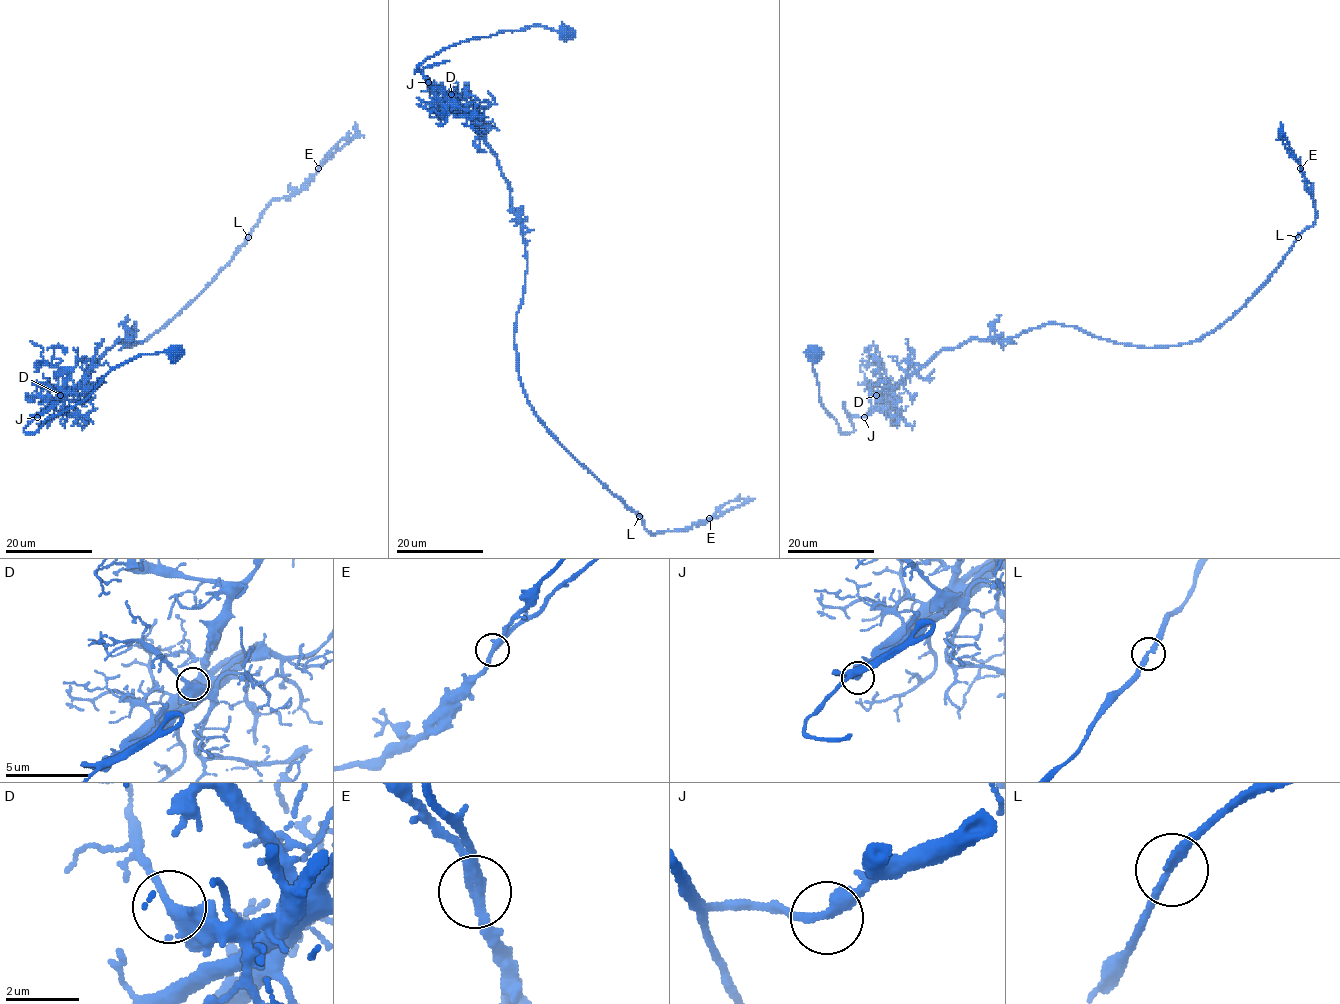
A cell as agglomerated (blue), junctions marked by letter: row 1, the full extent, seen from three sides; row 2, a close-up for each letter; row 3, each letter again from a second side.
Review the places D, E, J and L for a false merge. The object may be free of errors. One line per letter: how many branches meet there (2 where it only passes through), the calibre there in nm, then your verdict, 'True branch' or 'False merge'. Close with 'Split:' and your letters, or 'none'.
D: Branches: 2. Thickness 480 nm. True branch
E: Branches: 2. Thickness 280 nm. True branch
J: Branches: 2. Thickness 360 nm. True branch
L: Branches: 2. Thickness 240 nm. True branch
Split: none

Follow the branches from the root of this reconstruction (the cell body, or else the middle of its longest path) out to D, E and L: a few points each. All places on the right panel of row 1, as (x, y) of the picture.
D: (813, 355), (807, 355), (819, 400), (842, 433), (854, 430), (850, 417), (866, 416), (879, 402), (876, 395)
E: (813, 355), (852, 433), (972, 338), (1056, 322), (1195, 342), (1315, 222), (1301, 168)
L: (813, 355), (823, 407), (852, 433), (851, 416), (972, 338), (1056, 322), (1144, 347), (1195, 342), (1297, 237)

